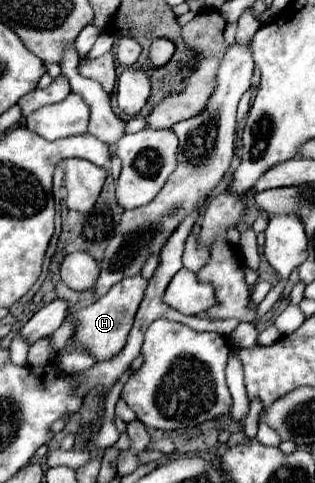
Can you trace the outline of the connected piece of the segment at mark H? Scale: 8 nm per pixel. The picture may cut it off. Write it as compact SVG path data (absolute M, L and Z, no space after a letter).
M137 273L135 277L129 277L127 281L121 281L119 285L115 285L109 293L105 293L93 305L79 309L77 313L71 313L67 317L67 319L77 319L79 327L77 327L75 339L79 343L83 343L87 347L87 351L91 355L95 355L99 361L109 359L123 349L123 345L127 341L127 333L133 325L133 317L137 313L139 301L143 299L143 289L147 289L147 281L149 279L145 279L141 273Z

